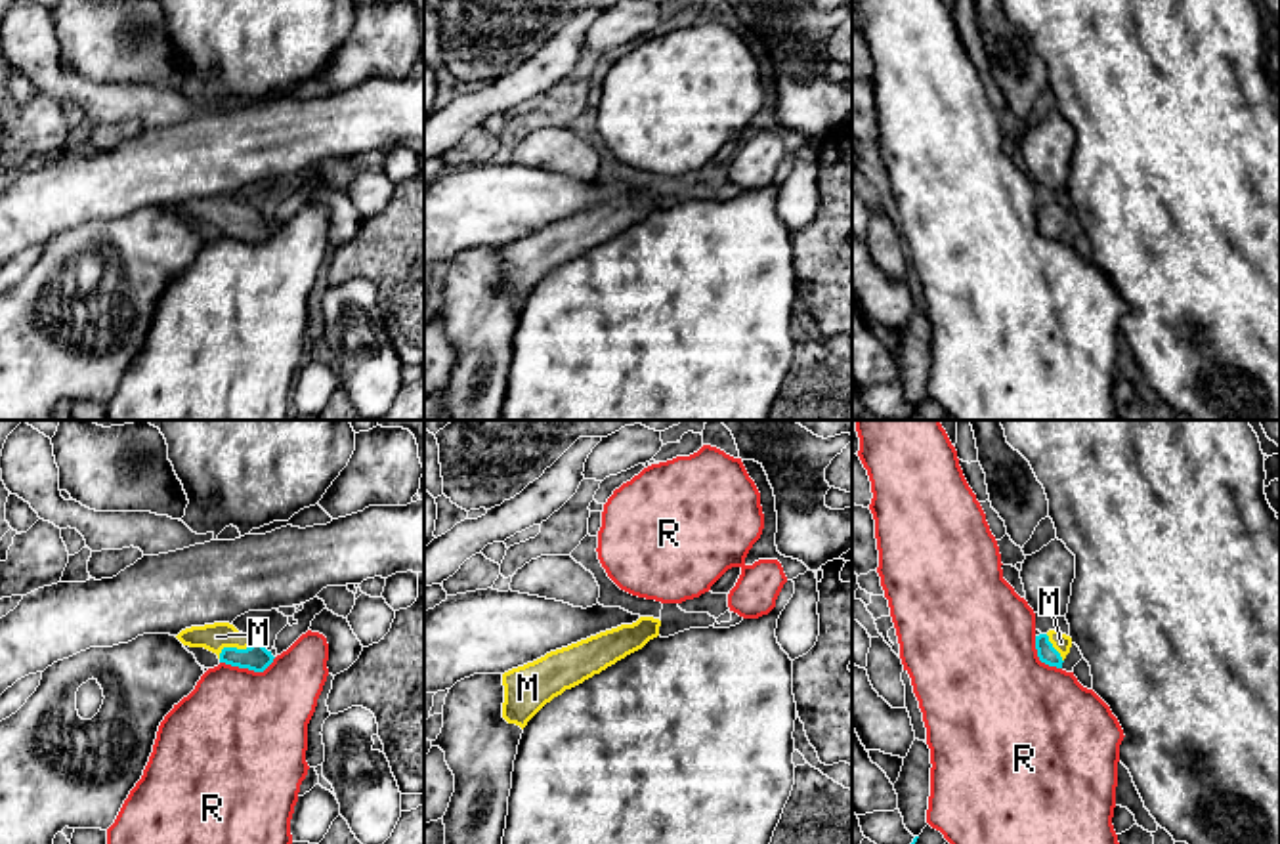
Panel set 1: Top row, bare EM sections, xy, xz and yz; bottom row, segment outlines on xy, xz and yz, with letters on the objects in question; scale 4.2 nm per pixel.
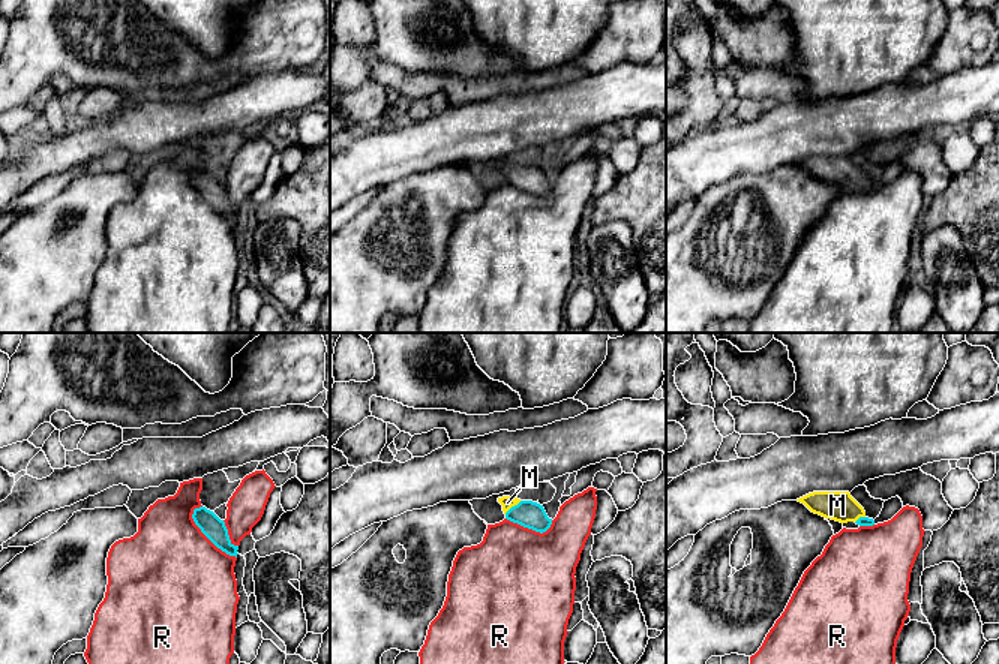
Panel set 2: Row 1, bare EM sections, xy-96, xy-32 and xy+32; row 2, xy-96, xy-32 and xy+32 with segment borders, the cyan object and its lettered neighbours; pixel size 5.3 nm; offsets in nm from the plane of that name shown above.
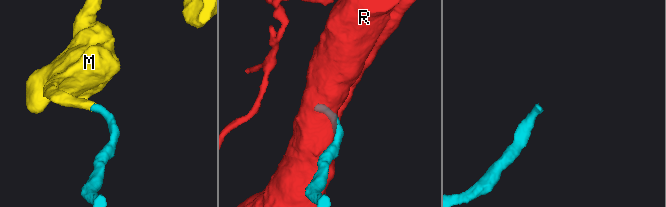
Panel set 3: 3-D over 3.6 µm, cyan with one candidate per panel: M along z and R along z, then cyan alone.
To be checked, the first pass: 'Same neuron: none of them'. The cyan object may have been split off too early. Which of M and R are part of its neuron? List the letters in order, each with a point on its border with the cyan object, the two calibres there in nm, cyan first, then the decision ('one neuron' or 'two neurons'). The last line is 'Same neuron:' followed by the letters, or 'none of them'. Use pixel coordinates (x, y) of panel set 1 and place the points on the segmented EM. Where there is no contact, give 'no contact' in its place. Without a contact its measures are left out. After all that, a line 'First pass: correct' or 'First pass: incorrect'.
M: xy (234, 648) | 110/120 nm | one neuron
R: xy (247, 667) | 110/480 nm | two neurons
Same neuron: M
First pass: incorrect

